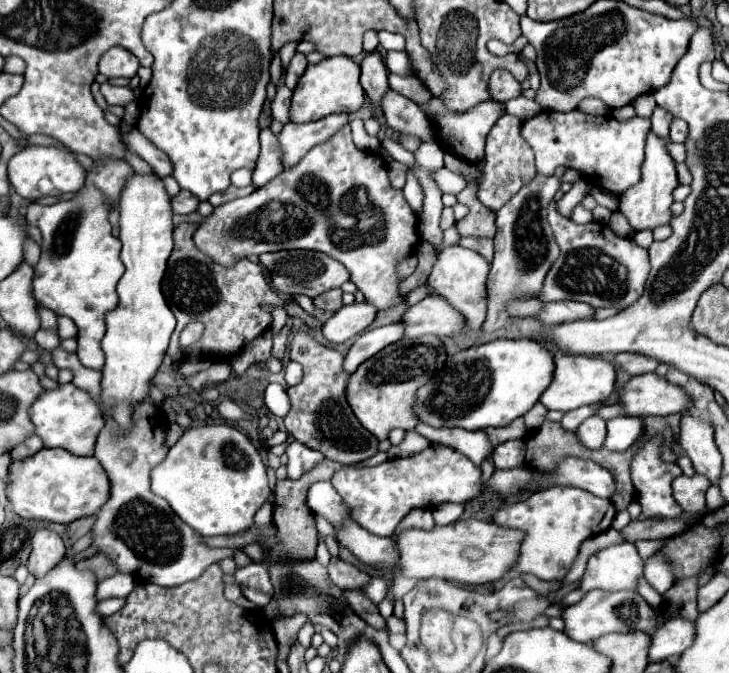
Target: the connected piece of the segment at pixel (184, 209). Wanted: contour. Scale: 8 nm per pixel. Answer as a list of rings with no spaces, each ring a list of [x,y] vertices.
[[[182,190],[178,196],[172,198],[174,214],[192,214],[198,210],[198,204],[200,204],[200,200],[188,190]]]

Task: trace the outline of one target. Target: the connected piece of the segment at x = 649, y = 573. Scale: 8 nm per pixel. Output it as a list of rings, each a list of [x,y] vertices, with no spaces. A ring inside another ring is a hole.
[[[654,554],[654,556],[648,558],[648,562],[646,562],[646,566],[644,566],[644,576],[646,576],[646,582],[648,582],[660,596],[666,594],[666,590],[672,586],[672,580],[674,580],[666,558],[660,556],[660,554]]]

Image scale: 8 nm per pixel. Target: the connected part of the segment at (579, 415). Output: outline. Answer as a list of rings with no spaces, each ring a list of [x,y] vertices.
[[[592,404],[592,406],[582,406],[582,408],[576,408],[576,410],[572,410],[572,412],[566,412],[566,416],[562,418],[560,424],[562,424],[566,430],[576,430],[586,418],[594,416],[602,406],[604,406],[604,404]]]

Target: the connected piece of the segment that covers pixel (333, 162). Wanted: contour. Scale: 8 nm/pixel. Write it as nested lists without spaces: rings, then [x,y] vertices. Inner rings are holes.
[[[350,126],[342,128],[326,144],[314,146],[296,166],[284,170],[254,194],[218,206],[214,214],[208,216],[206,222],[202,222],[194,232],[196,248],[224,268],[232,268],[238,260],[252,254],[258,256],[262,252],[294,248],[324,252],[346,266],[352,276],[350,280],[378,310],[388,310],[406,300],[406,296],[400,292],[402,278],[398,276],[396,266],[416,250],[418,242],[418,216],[404,200],[402,190],[394,190],[390,186],[386,162],[378,154],[372,156],[370,152],[362,152],[354,146]]]

